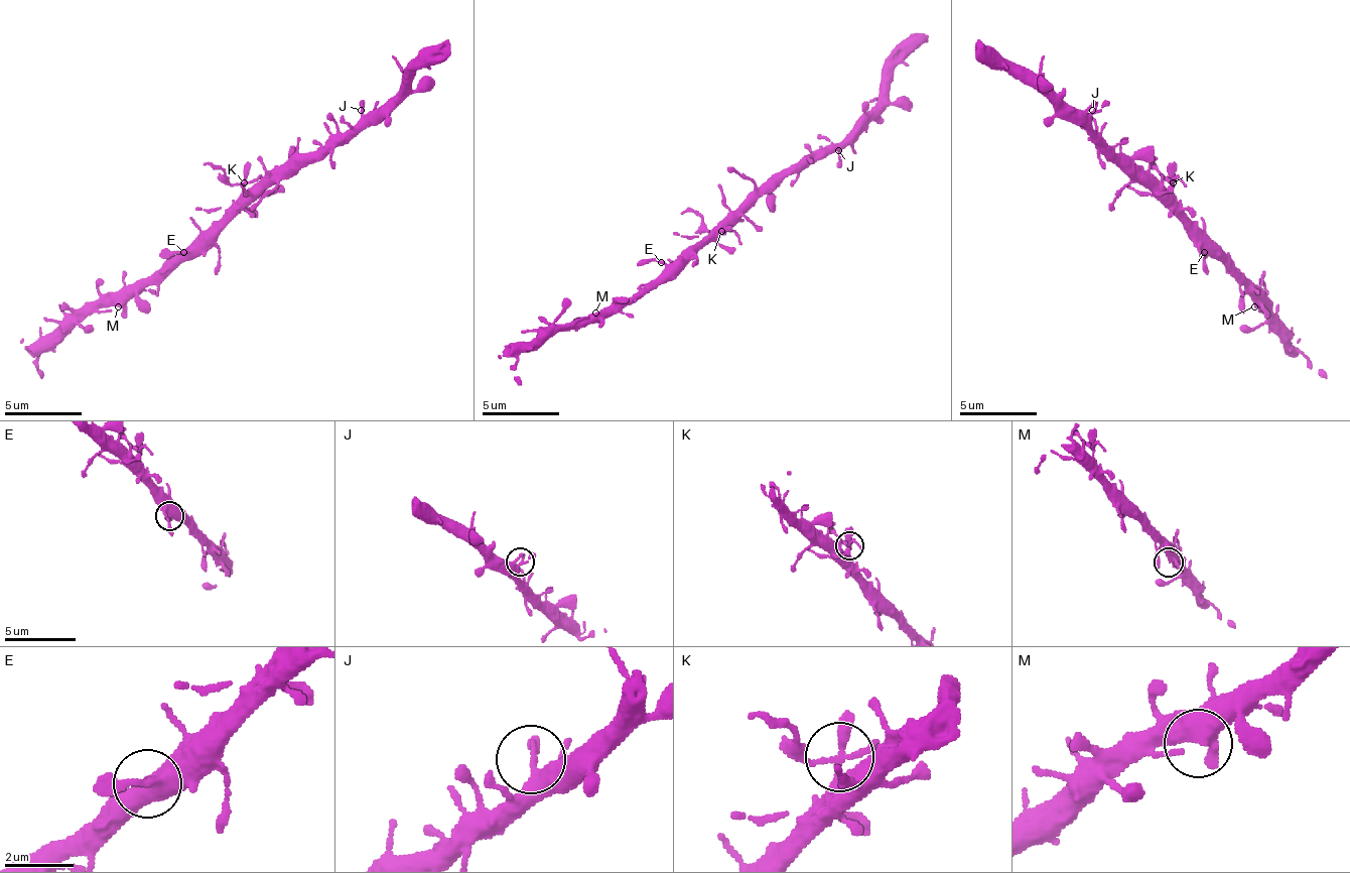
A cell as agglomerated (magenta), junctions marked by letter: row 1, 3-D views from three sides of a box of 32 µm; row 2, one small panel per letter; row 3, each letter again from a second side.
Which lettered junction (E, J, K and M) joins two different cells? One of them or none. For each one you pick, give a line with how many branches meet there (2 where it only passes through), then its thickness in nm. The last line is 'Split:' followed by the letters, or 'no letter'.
K: 4 branches meet; 260 nm thick
Split: K

